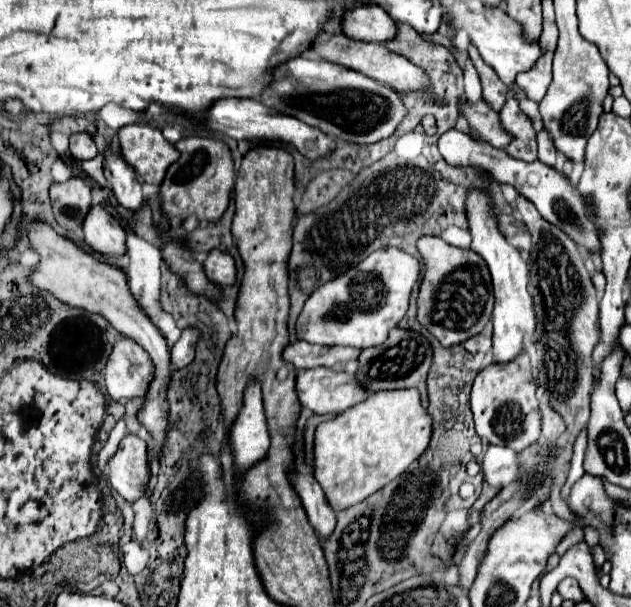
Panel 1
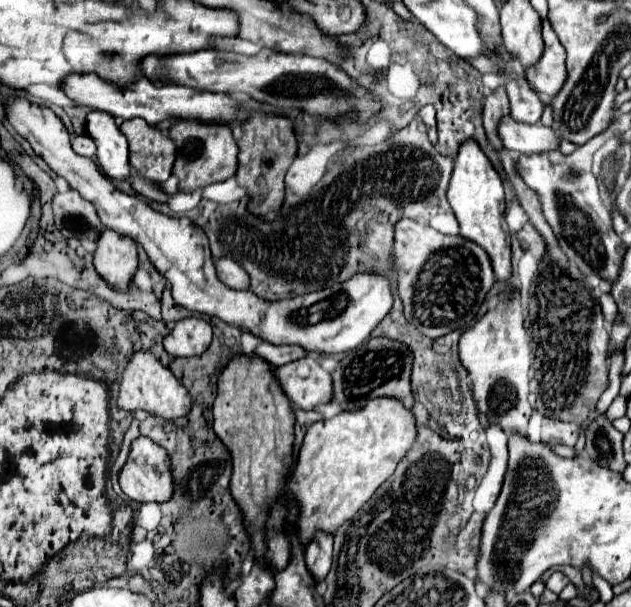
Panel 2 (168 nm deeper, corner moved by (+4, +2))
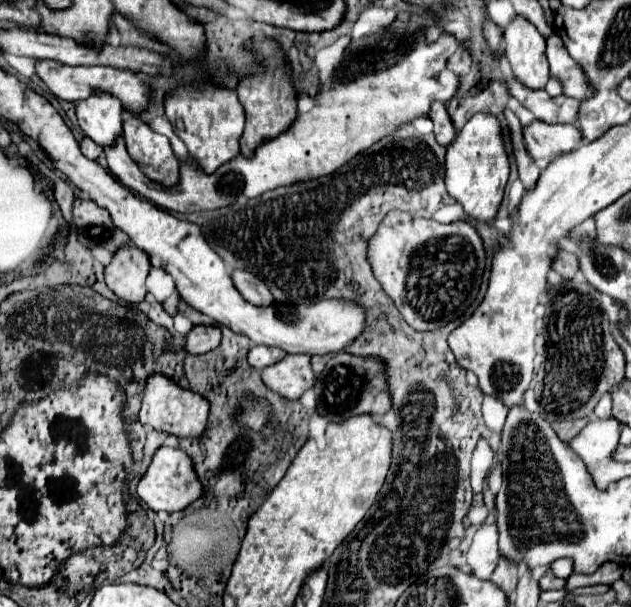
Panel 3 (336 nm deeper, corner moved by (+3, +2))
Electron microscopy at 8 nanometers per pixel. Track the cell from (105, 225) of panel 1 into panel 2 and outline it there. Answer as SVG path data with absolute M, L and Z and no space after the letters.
M104 229L98 239L94 267L114 291L128 291L138 269L136 243L130 237L114 233L112 229Z

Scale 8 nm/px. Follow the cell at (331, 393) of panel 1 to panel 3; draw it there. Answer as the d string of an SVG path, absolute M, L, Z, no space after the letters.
M287 355L279 363L265 367L261 377L269 389L285 399L299 399L315 383L309 355Z

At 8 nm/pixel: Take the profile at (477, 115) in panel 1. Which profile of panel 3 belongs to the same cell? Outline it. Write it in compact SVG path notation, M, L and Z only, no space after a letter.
M533 121L523 127L527 153L533 157L541 172L555 158L554 155L573 151L581 139L583 137L575 125L549 125L543 121Z

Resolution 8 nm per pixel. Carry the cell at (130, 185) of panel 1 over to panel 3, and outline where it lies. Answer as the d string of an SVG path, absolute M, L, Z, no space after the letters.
M93 93L89 101L79 101L77 119L83 133L103 149L113 147L123 135L121 103L105 93Z

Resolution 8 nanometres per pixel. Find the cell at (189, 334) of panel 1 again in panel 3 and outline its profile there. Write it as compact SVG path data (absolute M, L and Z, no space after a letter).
M195 325L185 335L185 351L189 355L203 355L215 349L221 341L221 331L213 325Z

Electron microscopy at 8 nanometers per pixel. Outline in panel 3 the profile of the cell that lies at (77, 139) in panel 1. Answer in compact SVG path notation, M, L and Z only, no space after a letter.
M83 137L83 141L81 141L81 151L83 151L83 155L85 155L87 159L97 159L97 157L103 153L103 149L101 149L97 143L93 143L89 137Z

